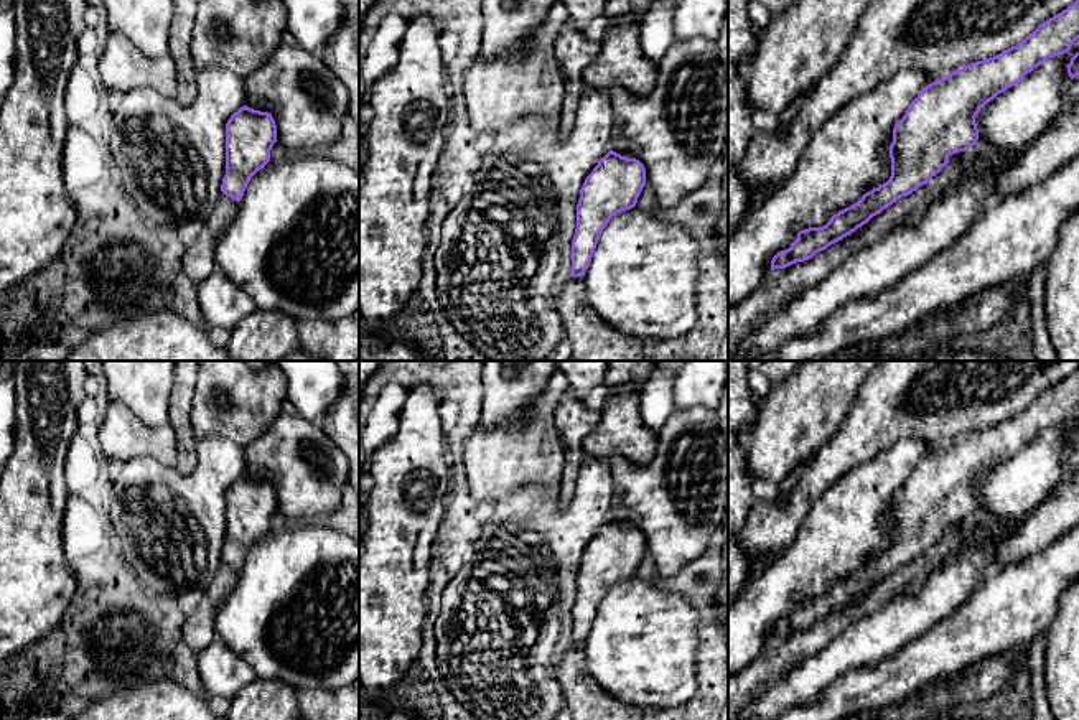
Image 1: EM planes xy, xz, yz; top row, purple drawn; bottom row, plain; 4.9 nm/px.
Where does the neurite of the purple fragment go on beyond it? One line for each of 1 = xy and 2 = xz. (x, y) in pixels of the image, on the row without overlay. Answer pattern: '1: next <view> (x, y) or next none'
1: next none
2: next none

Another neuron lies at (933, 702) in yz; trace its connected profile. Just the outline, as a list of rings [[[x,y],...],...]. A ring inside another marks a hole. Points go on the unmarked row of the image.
[[[1028,644],[1015,648],[997,657],[980,661],[969,671],[960,672],[954,677],[934,680],[913,695],[908,695],[903,707],[893,704],[873,713],[852,715],[843,720],[941,720],[944,717],[949,717],[949,710],[959,704],[990,699],[1008,680],[1015,661],[1026,666]]]

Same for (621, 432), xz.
[[[634,389],[608,390],[598,425],[585,437],[586,458],[621,456],[644,466],[656,456],[659,432],[646,425],[639,412],[639,392]]]

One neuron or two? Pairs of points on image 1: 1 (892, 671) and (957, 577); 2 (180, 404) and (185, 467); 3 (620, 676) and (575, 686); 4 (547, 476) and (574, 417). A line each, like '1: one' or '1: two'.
1: two
2: one
3: two
4: two

